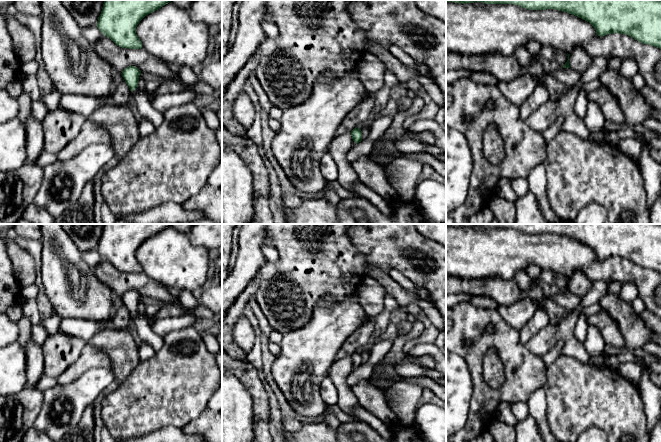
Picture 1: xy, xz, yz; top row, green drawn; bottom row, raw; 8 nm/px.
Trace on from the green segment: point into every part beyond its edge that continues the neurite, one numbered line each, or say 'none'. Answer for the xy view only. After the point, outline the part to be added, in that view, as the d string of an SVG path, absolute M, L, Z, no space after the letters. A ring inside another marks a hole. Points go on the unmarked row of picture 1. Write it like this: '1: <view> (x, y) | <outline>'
1: xy (146, 334) | M139 311L131 315L131 319L135 321L138 335L142 342L149 344L155 352L160 351L164 345L164 338L157 335L150 327L151 320Z

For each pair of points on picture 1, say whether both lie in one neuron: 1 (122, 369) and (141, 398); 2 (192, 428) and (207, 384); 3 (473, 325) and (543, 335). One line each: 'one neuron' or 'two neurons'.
1: two neurons
2: two neurons
3: two neurons

